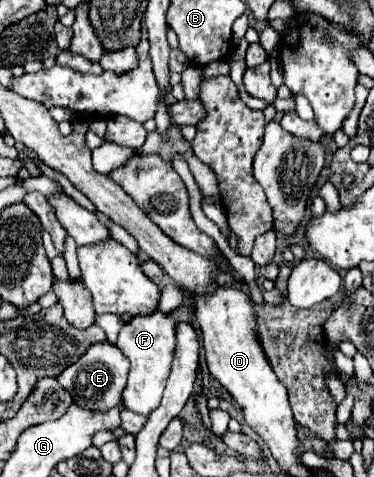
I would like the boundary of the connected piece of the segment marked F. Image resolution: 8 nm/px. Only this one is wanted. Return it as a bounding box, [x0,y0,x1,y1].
[116,312,178,416]

